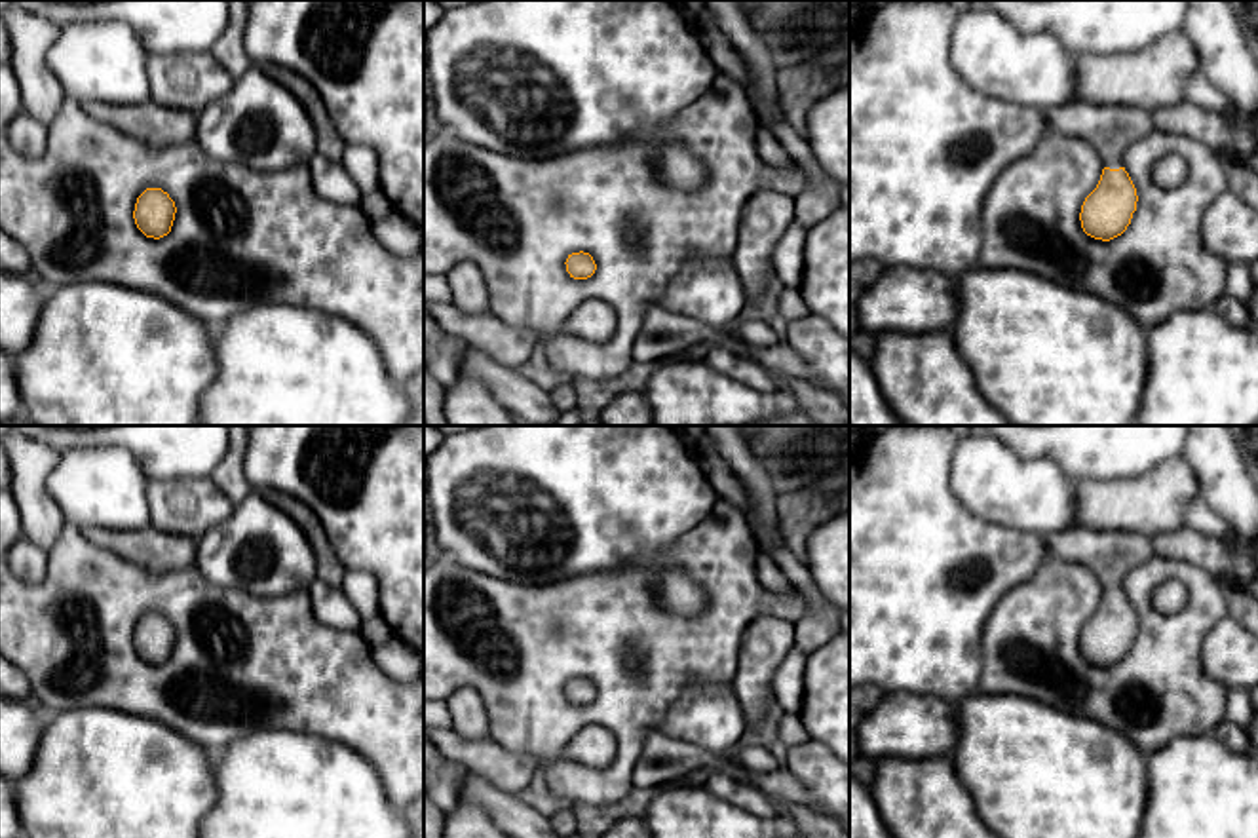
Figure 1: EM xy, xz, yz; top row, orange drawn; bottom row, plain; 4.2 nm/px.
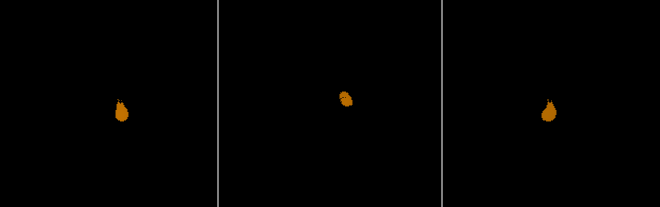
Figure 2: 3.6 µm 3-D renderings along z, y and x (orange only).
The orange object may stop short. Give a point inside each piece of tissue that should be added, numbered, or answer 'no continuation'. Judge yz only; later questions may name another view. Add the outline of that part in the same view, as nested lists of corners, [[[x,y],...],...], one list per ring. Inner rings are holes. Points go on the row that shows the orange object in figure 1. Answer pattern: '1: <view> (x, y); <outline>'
1: yz (1110, 128); [[[1081,99],[1045,110],[1045,122],[1049,131],[1089,141],[1110,169],[1123,167],[1125,150],[1155,129],[1144,108]]]

